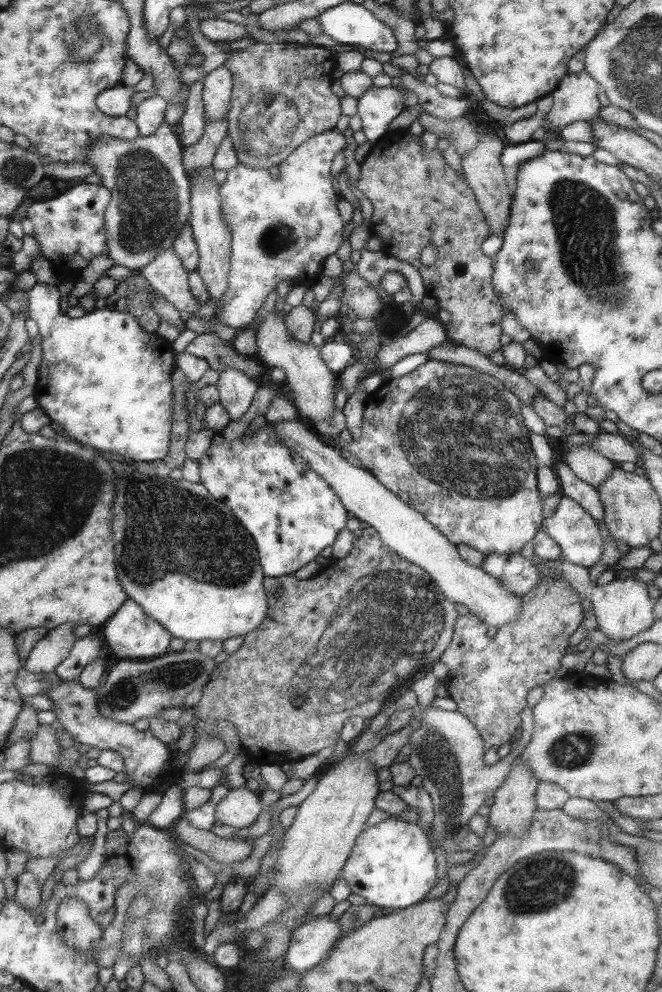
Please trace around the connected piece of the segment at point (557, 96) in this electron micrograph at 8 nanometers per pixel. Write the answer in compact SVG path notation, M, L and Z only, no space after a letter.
M585 69L565 76L552 90L553 105L547 112L545 122L552 129L551 134L558 135L567 124L577 120L591 120L600 110L597 99L598 84Z

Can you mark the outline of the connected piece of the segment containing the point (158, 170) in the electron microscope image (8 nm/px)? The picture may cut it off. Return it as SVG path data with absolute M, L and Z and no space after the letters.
M163 122L155 129L152 135L139 136L133 140L121 140L121 138L109 138L109 136L99 136L95 142L91 142L87 146L87 152L83 156L83 163L89 163L93 165L95 174L100 178L100 185L109 191L110 201L105 207L105 244L107 244L107 256L113 260L113 265L123 266L129 269L141 268L145 264L149 264L153 260L153 256L157 256L157 252L163 252L167 248L172 248L173 240L179 236L179 230L185 226L185 222L188 222L189 216L189 201L190 201L190 177L185 173L181 162L182 155L184 153L183 147L180 145L178 136L173 132L173 126Z

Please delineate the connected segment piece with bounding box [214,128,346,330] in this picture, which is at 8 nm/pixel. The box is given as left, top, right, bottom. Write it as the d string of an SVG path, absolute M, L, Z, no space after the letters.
M333 128L310 136L303 144L299 144L297 148L294 148L293 152L290 152L289 156L285 157L285 160L281 160L281 162L275 166L279 171L279 176L276 179L271 178L265 168L249 168L249 166L243 166L243 164L239 163L226 171L226 178L222 184L218 185L217 191L219 191L219 209L221 209L223 221L227 223L227 227L229 227L229 231L231 231L230 267L229 275L227 275L227 289L223 292L223 297L220 298L220 310L214 314L217 322L237 330L243 330L245 327L254 325L257 310L263 306L266 296L275 289L275 286L277 286L281 280L293 280L293 278L303 278L303 280L305 280L305 278L307 278L309 282L311 282L311 280L315 282L315 280L319 278L319 270L321 270L323 259L329 256L329 254L335 253L342 242L341 232L344 227L344 222L341 220L341 216L337 214L337 201L340 196L335 196L335 192L331 186L332 177L330 175L330 166L333 161L333 156L345 146L345 137L343 137L342 132L339 133L337 129Z

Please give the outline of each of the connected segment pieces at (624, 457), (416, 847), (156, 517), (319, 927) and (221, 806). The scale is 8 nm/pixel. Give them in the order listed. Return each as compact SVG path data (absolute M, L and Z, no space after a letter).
M600 432L593 442L588 443L590 448L609 459L616 465L622 462L632 462L638 464L640 454L632 445L628 438L619 433L607 434Z
M391 818L359 831L338 877L345 880L351 894L361 896L367 903L374 904L375 907L397 910L421 902L425 894L436 884L435 872L435 856L426 832L416 824Z
M139 472L125 478L117 476L111 512L116 580L127 598L135 601L147 616L161 624L171 637L186 641L223 641L246 635L261 624L267 614L267 599L262 586L265 577L258 564L256 546L233 512L224 503L215 500L200 482Z
M328 914L312 917L293 930L287 942L283 964L297 973L319 964L339 935L336 920L331 919Z
M245 787L227 789L226 796L216 805L214 818L218 824L230 826L237 830L254 824L262 809L258 792L250 792Z

